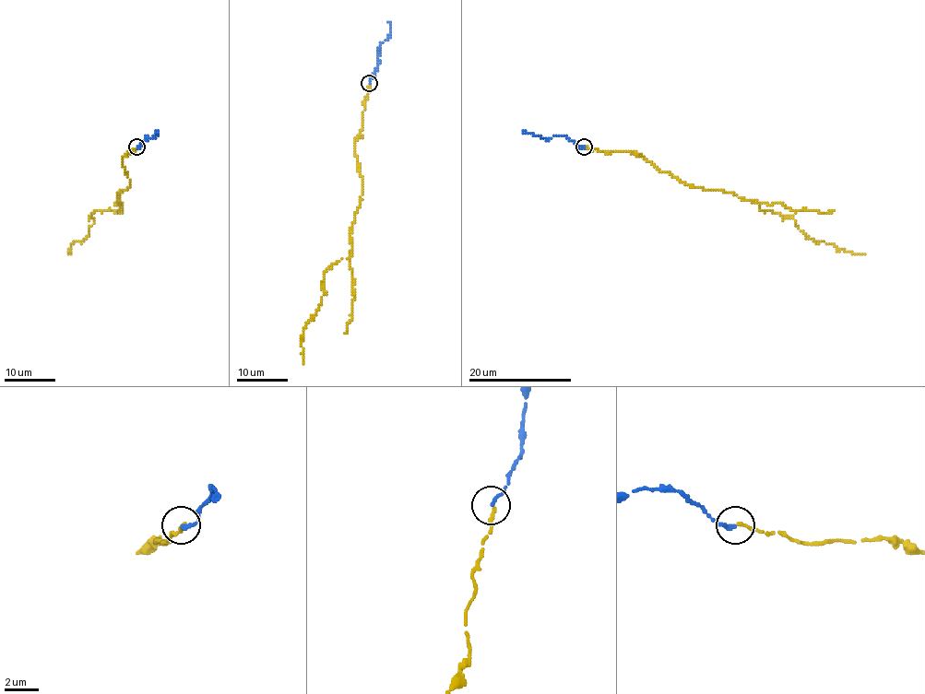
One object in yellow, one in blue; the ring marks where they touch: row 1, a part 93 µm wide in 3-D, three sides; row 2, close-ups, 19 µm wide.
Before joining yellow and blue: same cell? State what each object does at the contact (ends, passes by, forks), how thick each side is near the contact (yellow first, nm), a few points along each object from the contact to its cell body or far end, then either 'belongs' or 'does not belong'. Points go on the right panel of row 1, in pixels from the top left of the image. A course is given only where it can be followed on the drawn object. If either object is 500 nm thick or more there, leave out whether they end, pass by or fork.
yellow ends | blue ends | 240/280 nm | yellow via (584, 147), (630, 152), (688, 185), (724, 190), (753, 199), (763, 211), (793, 217), (810, 239), (865, 254) | blue via (584, 147), (577, 147), (566, 136), (547, 137), (522, 131) | does not belong

